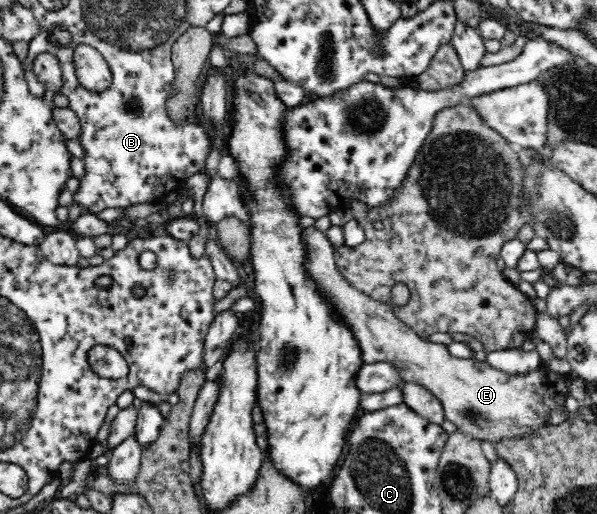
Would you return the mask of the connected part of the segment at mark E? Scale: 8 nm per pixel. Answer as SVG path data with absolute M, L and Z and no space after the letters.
M308 226L302 231L302 244L308 250L308 261L304 263L306 272L310 274L310 278L314 278L316 288L320 290L320 294L326 296L330 306L334 306L336 314L350 326L350 330L362 350L363 363L392 363L400 370L400 376L404 382L423 386L442 403L446 420L456 424L457 431L473 435L473 438L478 442L490 442L496 445L501 443L503 439L510 439L510 437L538 434L551 425L548 418L552 411L560 410L568 413L565 401L571 397L570 384L577 379L574 373L562 374L546 365L540 365L527 374L508 374L492 367L482 355L468 359L454 357L448 350L447 342L442 344L422 339L414 330L402 323L398 316L394 315L392 306L365 296L362 291L349 285L334 262L335 247L328 240L326 232L319 231L314 226Z

